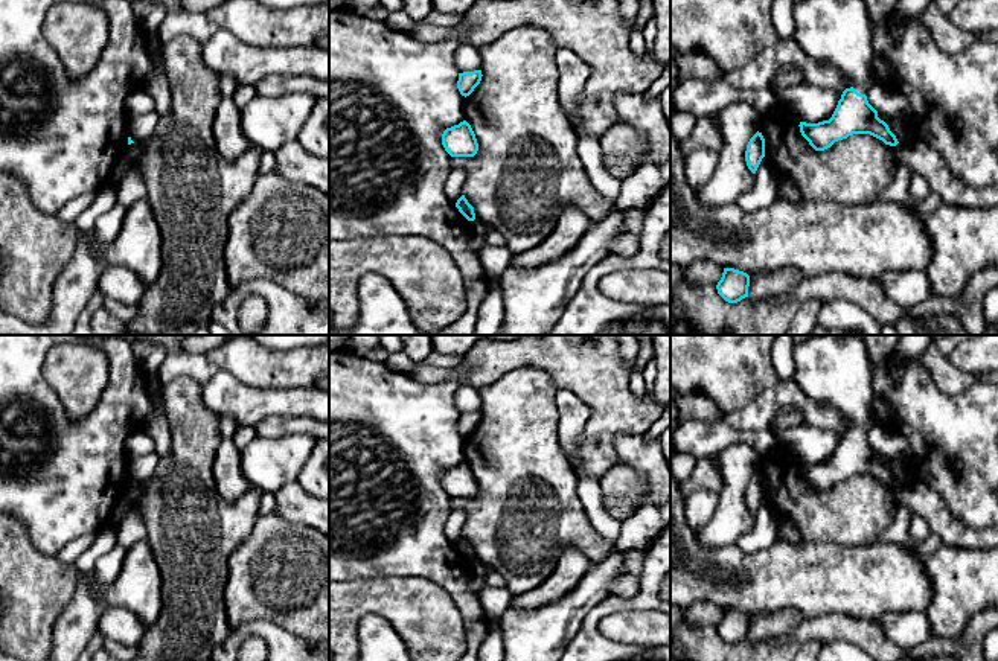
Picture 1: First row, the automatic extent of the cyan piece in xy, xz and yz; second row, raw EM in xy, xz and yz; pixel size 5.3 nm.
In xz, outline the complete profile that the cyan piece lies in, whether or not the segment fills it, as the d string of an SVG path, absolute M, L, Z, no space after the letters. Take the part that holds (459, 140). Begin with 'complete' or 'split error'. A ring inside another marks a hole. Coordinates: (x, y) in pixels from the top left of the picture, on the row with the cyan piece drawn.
complete; M466 120L446 128L442 145L451 157L474 157L478 151L475 134Z

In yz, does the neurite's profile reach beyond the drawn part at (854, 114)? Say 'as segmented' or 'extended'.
extended

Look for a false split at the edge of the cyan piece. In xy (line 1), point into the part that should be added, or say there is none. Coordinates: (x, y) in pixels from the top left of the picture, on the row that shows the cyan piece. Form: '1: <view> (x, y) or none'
1: none

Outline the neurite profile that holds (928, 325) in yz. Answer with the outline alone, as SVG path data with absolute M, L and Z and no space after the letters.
M949 314L919 318L904 315L894 323L894 327L899 335L969 335L958 318Z

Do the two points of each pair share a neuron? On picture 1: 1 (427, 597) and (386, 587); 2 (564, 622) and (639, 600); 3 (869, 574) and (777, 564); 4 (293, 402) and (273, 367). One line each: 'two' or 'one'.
1: one
2: two
3: one
4: two

